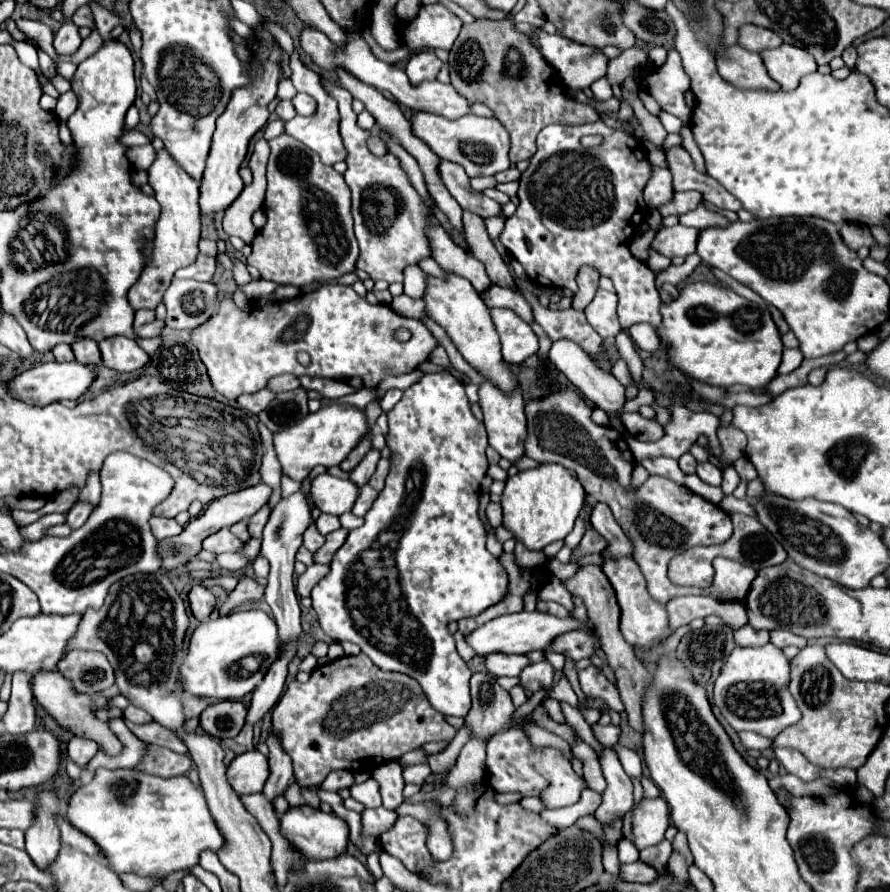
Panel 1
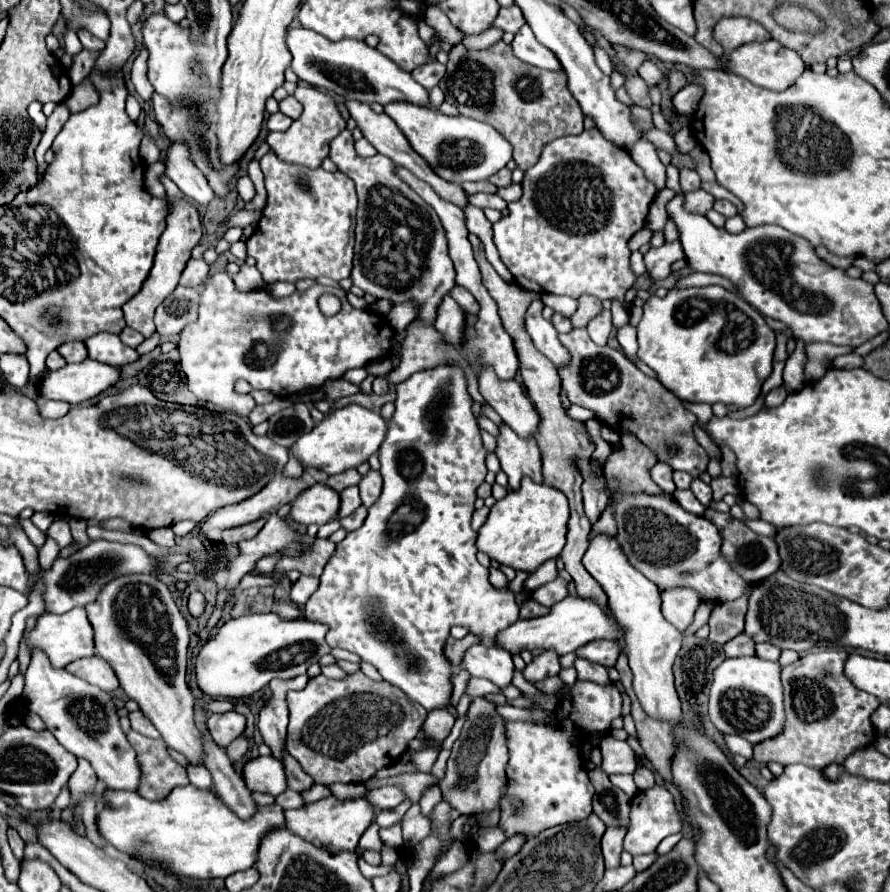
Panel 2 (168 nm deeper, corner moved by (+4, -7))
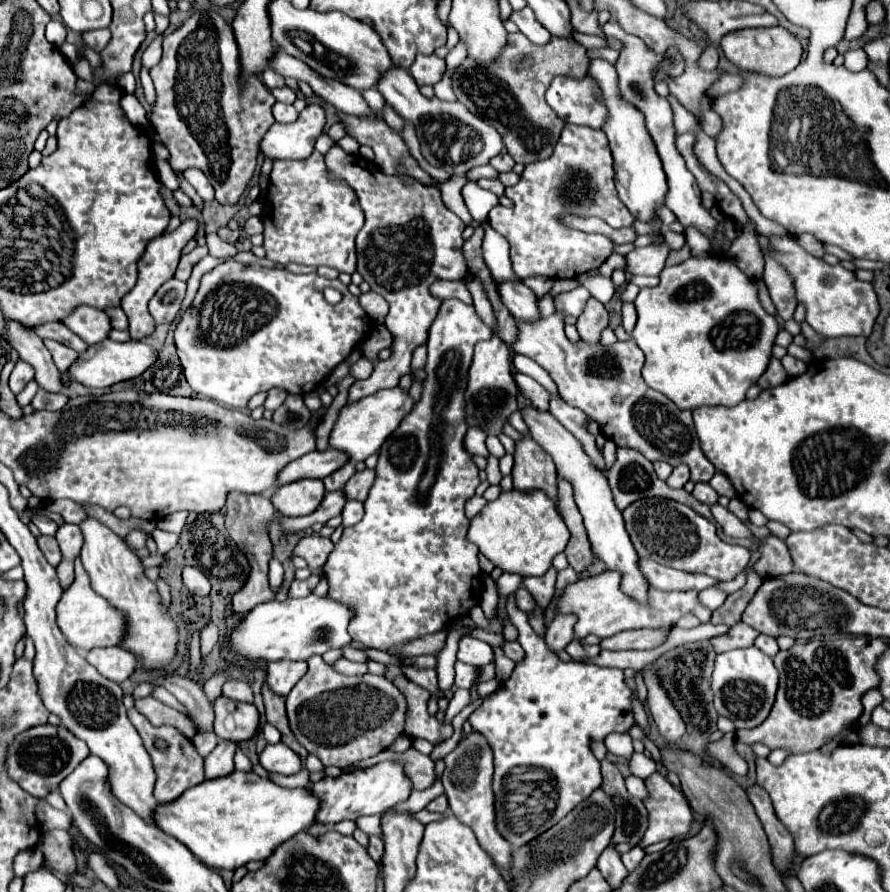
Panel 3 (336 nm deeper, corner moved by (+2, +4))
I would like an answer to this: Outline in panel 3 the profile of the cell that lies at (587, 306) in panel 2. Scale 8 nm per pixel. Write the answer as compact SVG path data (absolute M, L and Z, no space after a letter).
M594 297L588 301L584 313L578 317L578 333L580 339L586 343L598 343L600 341L600 333L602 329L608 327L608 311L604 309L604 305L600 301L596 301Z

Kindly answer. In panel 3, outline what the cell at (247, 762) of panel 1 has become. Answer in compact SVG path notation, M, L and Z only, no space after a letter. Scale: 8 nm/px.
M276 743L276 745L266 745L266 749L260 753L260 765L266 771L294 775L302 769L302 759L298 759L298 753L288 749L284 743Z

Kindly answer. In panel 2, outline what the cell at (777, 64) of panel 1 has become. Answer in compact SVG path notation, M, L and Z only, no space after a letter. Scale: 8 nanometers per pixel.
M766 40L766 42L752 42L752 44L744 44L736 50L730 52L730 70L746 80L750 80L756 86L774 90L774 92L782 92L788 90L796 78L806 70L806 64L802 62L802 58L794 52L788 50L784 46L780 46L776 40Z

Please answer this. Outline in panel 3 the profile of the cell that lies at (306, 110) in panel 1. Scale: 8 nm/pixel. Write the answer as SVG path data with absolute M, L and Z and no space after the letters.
M290 87L272 89L272 95L276 97L276 101L282 101L282 103L294 103L296 101L296 93Z

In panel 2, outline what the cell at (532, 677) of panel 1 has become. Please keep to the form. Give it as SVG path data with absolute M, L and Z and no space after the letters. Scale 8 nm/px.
M546 650L544 654L536 656L526 668L524 668L524 678L530 684L536 684L548 676L558 676L560 664L558 664L558 654L554 650Z

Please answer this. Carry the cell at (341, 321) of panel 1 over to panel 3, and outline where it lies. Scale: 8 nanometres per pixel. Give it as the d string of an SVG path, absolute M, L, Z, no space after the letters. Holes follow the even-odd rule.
M234 259L226 261L226 263L220 263L218 267L214 267L212 271L208 271L204 277L202 277L202 283L200 283L200 289L192 301L192 305L184 311L182 319L178 321L176 329L174 329L174 341L176 341L176 349L178 349L178 357L180 357L180 363L182 363L182 371L184 371L184 377L188 381L188 385L196 391L200 396L202 395L205 399L211 399L224 405L224 407L232 407L232 409L244 409L250 401L252 395L260 393L260 391L270 391L272 387L278 387L278 389L284 389L288 393L294 393L294 395L304 395L304 393L310 393L314 391L322 379L326 379L326 375L330 375L330 371L342 363L350 353L352 349L362 343L368 333L372 329L372 321L368 319L368 315L364 313L364 309L360 307L358 303L358 297L354 297L348 287L344 283L340 283L340 279L326 279L326 277L320 277L316 273L310 273L310 275L294 275L286 269L266 269L266 267L260 267L260 265L242 265L242 263L236 263ZM324 287L336 287L342 291L342 301L338 305L330 305L326 303L322 291ZM202 313L208 315L208 323L202 325Z

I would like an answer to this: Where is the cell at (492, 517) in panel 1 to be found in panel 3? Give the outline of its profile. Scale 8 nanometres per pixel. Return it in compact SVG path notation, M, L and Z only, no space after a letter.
M474 495L472 499L468 499L468 501L466 501L466 517L468 517L468 519L476 517L476 515L482 511L484 505L486 505L486 499L484 499L484 497Z

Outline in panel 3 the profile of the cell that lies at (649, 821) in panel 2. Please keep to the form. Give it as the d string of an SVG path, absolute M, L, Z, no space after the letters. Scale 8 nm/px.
M662 773L646 779L650 797L644 801L650 813L650 825L642 837L642 847L664 839L684 839L692 829L692 809L680 789L676 789Z

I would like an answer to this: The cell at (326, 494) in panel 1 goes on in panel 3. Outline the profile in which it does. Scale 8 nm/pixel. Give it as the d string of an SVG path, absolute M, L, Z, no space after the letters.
M302 479L276 487L272 493L272 505L286 517L310 515L310 511L318 509L324 493L326 491L320 479Z

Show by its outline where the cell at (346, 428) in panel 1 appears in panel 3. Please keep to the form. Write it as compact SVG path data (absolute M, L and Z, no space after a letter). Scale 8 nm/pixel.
M392 387L392 389L382 389L372 397L364 397L358 403L346 405L344 409L340 409L338 421L330 433L330 447L336 447L344 453L348 453L350 461L364 461L366 457L370 457L372 453L376 453L382 443L386 441L386 437L390 437L390 433L394 433L394 429L400 425L402 417L406 417L406 413L412 407L412 399L406 391L402 391L400 387Z

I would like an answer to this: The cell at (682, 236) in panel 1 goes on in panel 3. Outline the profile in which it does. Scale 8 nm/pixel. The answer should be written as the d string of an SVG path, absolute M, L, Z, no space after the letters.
M664 243L634 249L626 255L626 271L630 275L660 275L660 271L664 269L668 251L670 249Z

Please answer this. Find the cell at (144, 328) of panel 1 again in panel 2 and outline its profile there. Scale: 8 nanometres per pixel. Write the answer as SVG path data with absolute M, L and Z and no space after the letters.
M124 328L124 330L120 332L120 340L122 340L126 346L130 346L130 348L136 348L136 346L140 346L140 344L144 342L144 338L142 338L136 330L132 330L132 328Z

